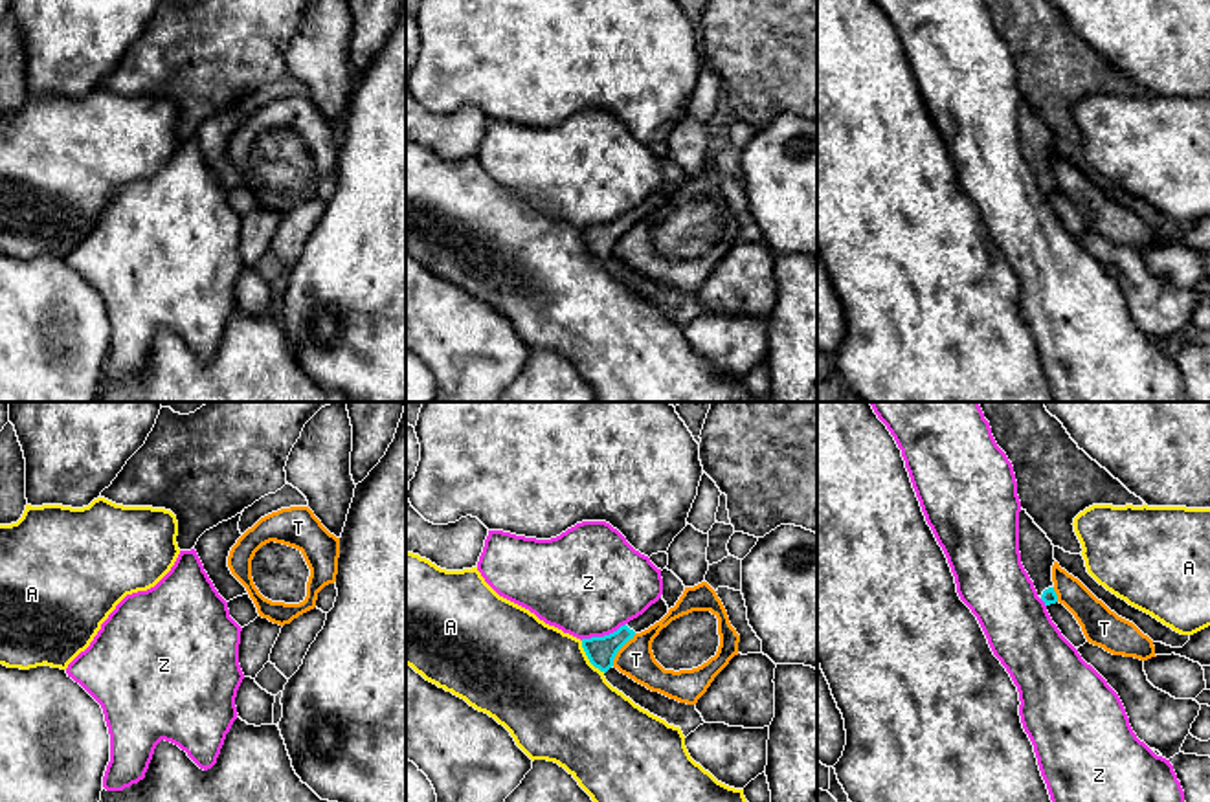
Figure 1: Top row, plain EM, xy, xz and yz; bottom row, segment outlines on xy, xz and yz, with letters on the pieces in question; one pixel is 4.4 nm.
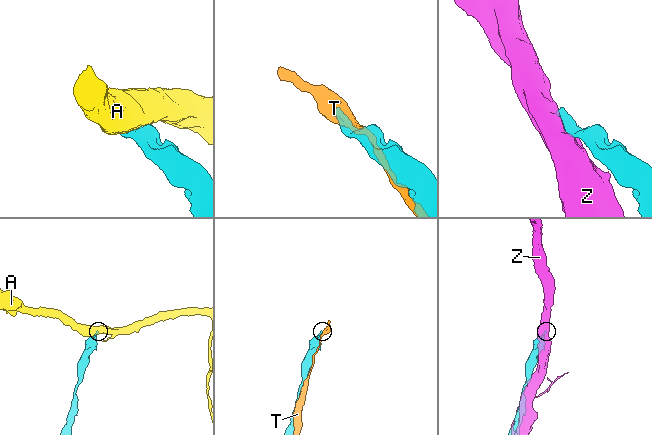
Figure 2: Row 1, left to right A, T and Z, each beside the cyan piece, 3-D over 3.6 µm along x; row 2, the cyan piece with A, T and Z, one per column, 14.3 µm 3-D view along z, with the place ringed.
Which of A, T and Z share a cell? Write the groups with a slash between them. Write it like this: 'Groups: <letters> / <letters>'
Groups: A / T / Z

